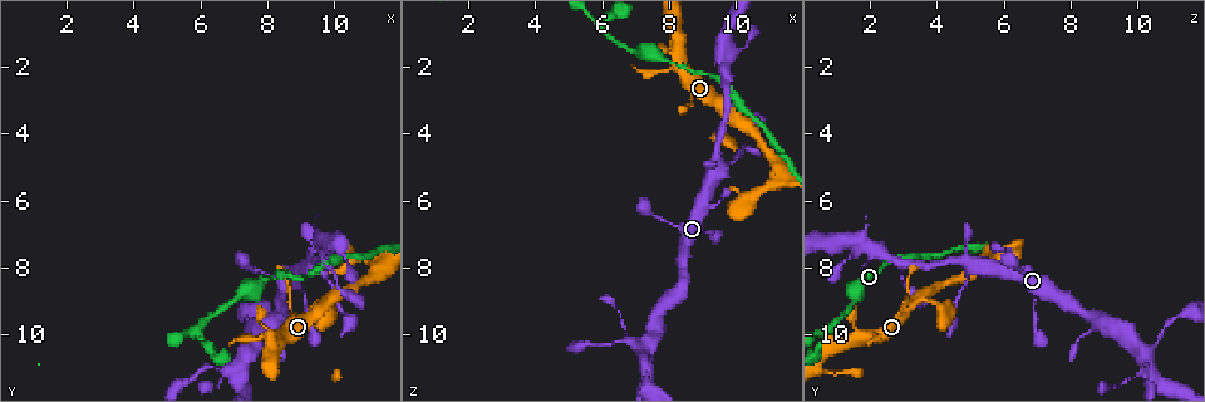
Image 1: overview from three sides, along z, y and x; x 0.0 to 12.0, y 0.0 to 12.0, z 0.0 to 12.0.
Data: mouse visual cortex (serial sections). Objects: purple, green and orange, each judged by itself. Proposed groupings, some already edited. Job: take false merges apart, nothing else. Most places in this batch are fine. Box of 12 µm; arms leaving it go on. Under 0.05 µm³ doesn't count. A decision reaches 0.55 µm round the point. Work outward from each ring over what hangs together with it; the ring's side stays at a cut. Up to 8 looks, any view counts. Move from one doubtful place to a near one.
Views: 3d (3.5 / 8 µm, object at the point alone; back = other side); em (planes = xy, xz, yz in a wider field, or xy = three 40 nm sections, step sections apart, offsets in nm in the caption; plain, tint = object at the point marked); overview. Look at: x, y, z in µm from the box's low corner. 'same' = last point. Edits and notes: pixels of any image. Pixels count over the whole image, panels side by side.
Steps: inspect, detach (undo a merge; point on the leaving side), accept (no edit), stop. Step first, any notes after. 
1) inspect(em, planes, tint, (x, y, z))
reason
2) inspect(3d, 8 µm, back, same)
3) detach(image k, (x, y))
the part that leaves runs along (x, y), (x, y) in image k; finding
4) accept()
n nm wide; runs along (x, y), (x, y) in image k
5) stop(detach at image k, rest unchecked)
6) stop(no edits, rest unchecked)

inspect(3d, 3.5 µm, back, (6.0, 9.7, 0.9))
three-way junction

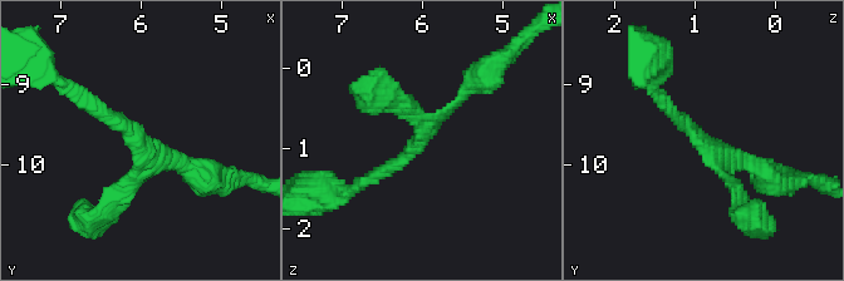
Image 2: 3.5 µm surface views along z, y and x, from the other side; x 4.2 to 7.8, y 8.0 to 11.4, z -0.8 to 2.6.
inspect(em, xy, step 1, tint, (6.00, 9.80, 0.85))
3 arms; arms of 150, 200, 200 nm

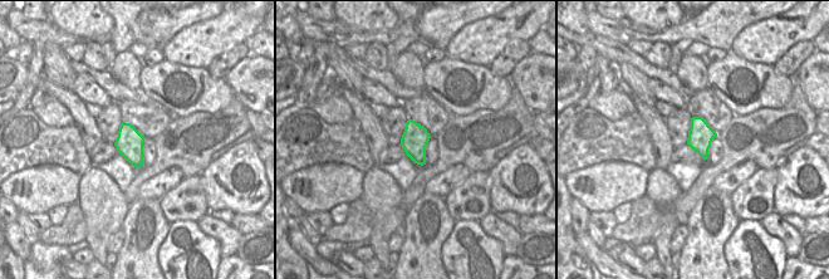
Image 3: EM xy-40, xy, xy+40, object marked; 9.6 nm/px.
inspect(em, xy, step 5, tint, same)

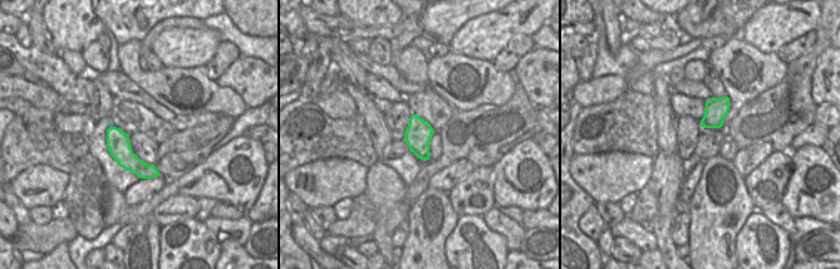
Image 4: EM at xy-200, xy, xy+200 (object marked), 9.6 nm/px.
accept()
runs along (109, 132), (138, 167), (155, 174) in image 4; continuous, no second cell

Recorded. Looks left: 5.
inspect(3d, 3.5 µm, (7.4, 10.5, 10.2))
thin arm on a thick one

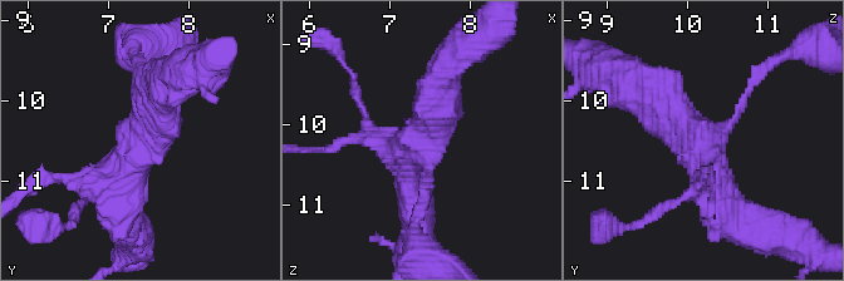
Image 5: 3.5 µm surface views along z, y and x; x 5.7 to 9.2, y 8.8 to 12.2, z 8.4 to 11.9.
inspect(em, planes, tint, (7.45, 10.50, 10.20))
now the EM

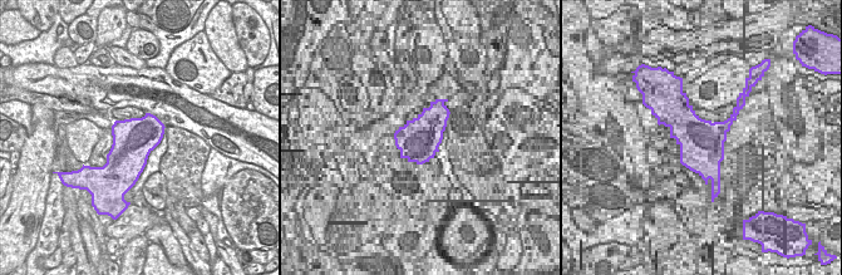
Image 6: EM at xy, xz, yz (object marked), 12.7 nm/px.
inspect(em, xy, step 1, tint, same)

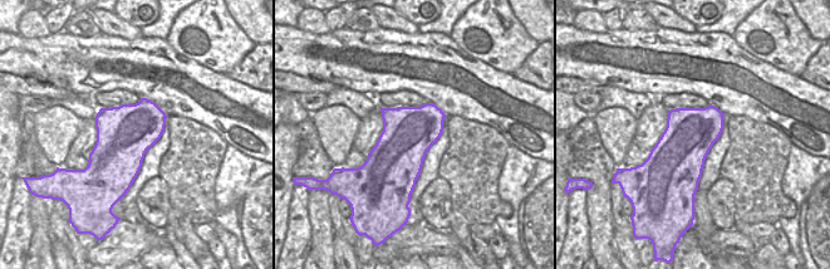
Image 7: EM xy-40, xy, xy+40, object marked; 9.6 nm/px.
accept()
4 arms; runs along (643, 89), (698, 139), (734, 212) in image 5; all the same cell

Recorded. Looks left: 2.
inspect(3d, 3.5 µm, (9.4, 7.7, 4.8))
arms part here

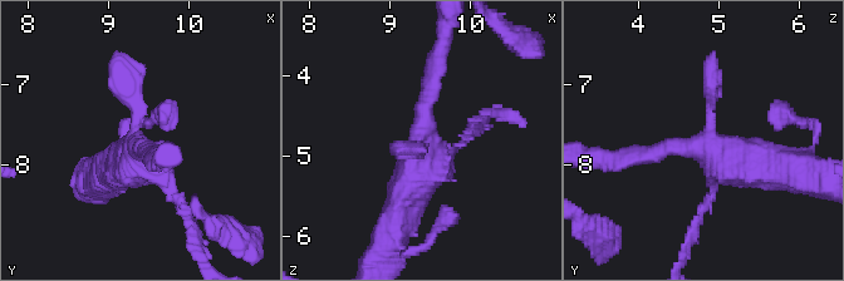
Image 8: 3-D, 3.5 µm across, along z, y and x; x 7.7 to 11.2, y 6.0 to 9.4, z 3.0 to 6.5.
inspect(em, xy, step 3, tint, (9.40, 7.80, 4.80))

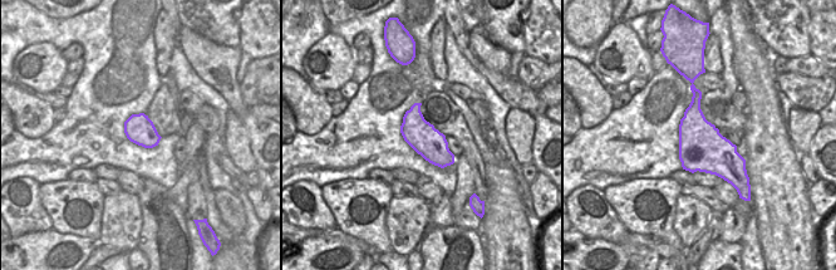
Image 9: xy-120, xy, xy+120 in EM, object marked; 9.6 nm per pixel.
accept()
300 nm wide; runs along (389, 231), (420, 171), (432, 84) in image 8; one cell here

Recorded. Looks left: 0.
stop(no edits, rest unchecked)

